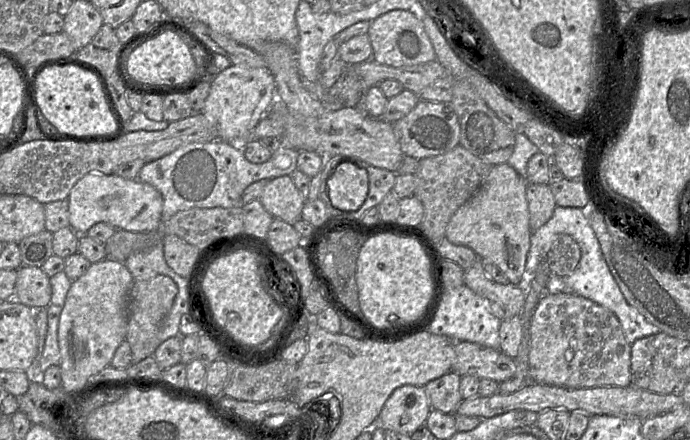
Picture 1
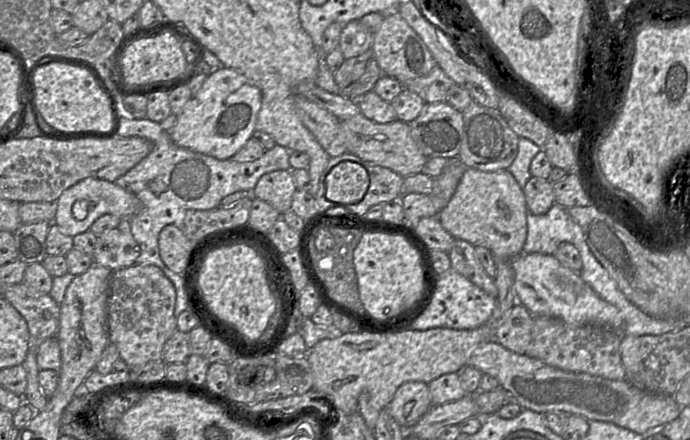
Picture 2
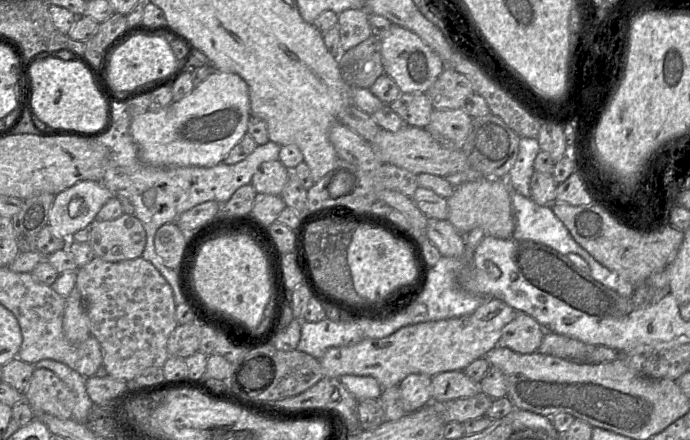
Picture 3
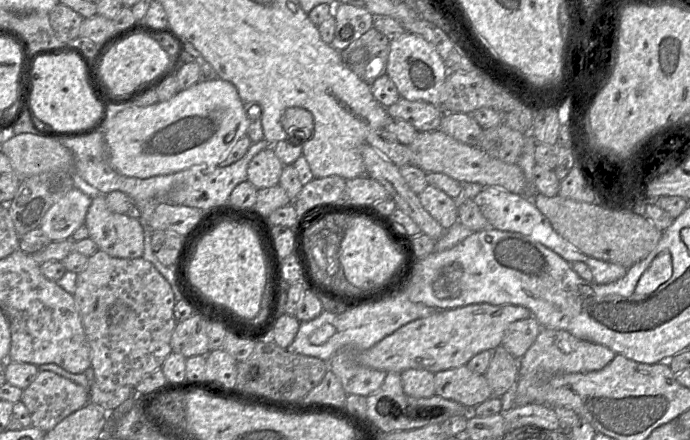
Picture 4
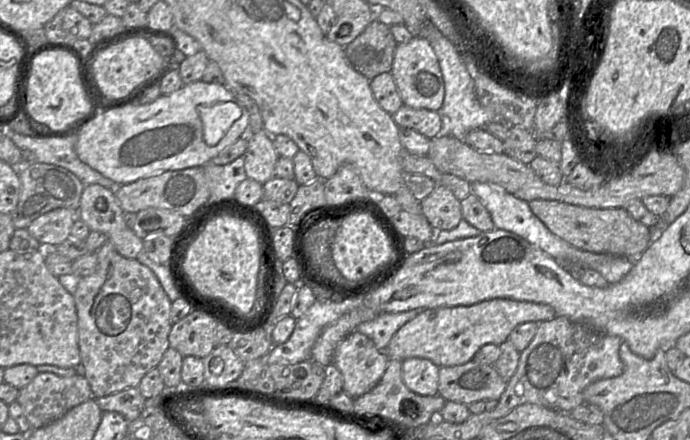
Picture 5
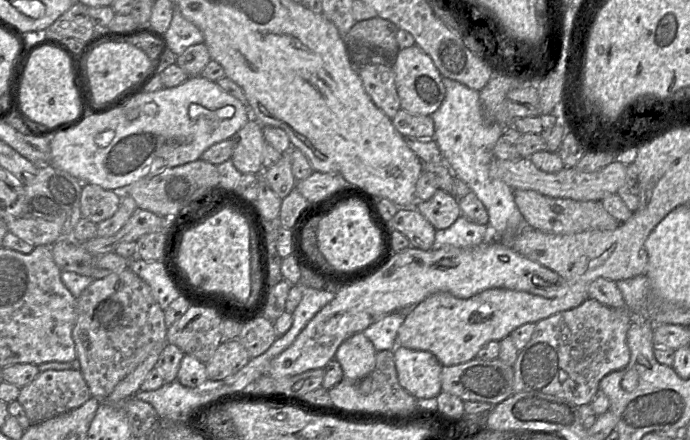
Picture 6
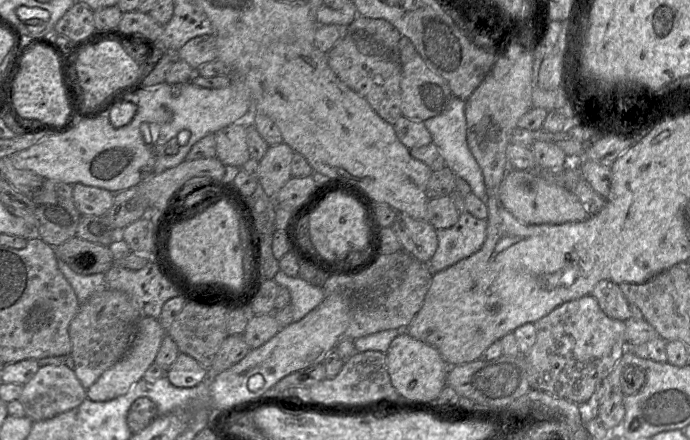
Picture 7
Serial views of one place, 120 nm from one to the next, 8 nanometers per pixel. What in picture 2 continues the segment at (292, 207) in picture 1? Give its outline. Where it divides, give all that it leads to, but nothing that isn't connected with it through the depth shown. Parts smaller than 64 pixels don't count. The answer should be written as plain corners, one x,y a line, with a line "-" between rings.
276,170
259,178
251,196
269,203
283,214
290,210
292,197
296,190
291,170

